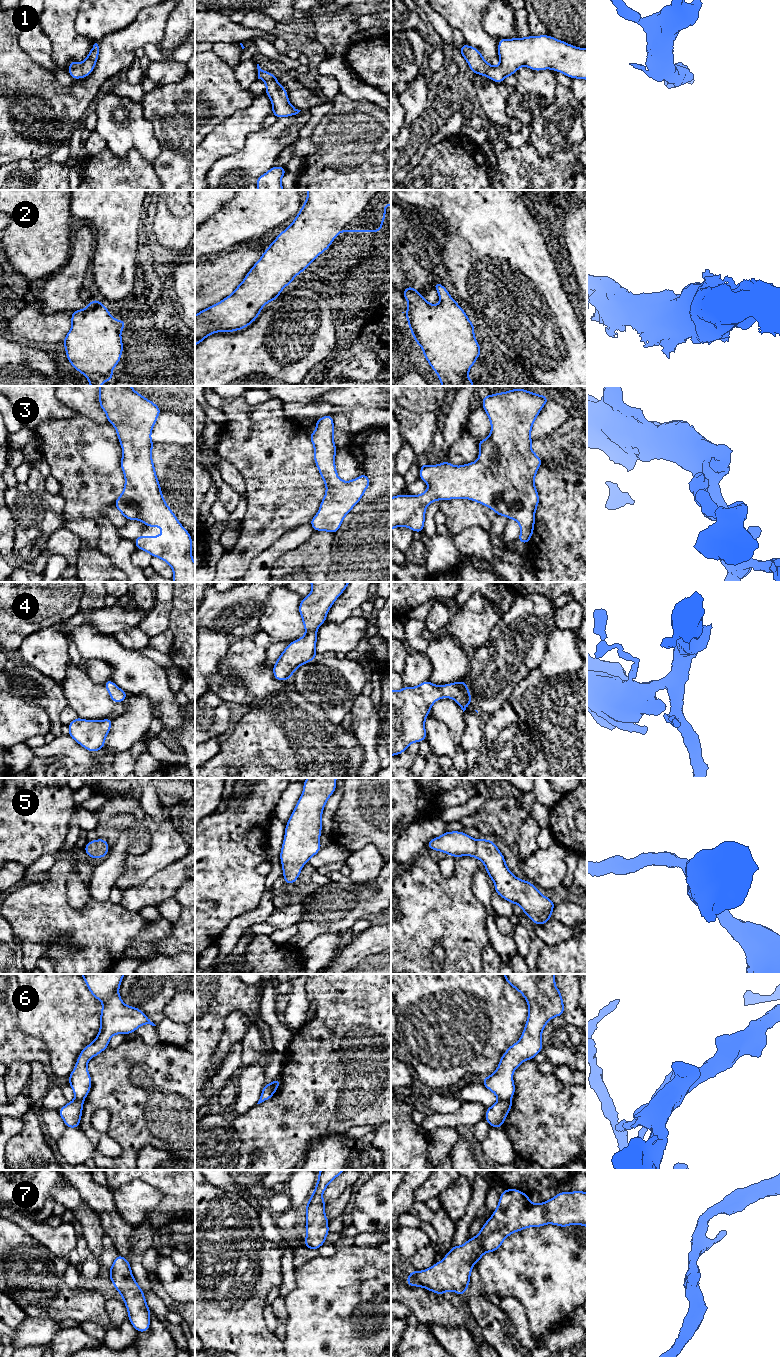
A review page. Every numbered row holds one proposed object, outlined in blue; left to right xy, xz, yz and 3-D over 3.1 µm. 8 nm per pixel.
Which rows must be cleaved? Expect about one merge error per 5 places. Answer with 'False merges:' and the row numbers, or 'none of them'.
False merges: 6

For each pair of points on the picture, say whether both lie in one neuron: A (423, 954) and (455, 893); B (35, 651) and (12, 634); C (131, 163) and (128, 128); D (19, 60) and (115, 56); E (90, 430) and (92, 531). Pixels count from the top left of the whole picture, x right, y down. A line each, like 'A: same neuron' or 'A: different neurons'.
A: same neuron
B: different neurons
C: different neurons
D: same neuron
E: different neurons

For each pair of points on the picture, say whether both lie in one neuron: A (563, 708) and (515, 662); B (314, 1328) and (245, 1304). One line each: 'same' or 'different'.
A: different
B: different

